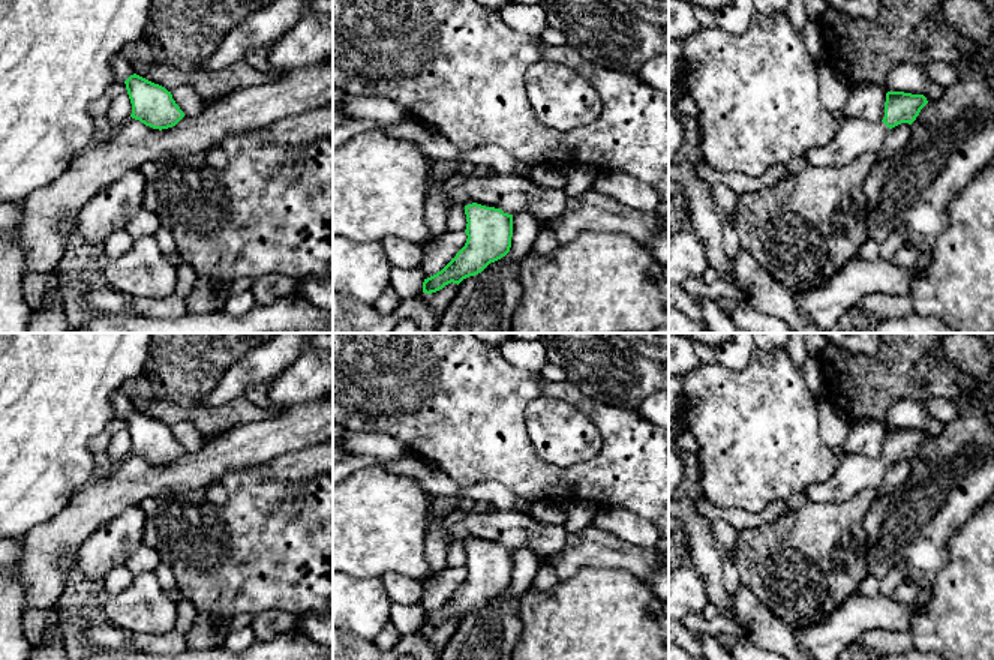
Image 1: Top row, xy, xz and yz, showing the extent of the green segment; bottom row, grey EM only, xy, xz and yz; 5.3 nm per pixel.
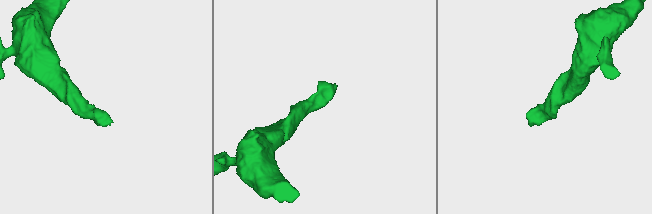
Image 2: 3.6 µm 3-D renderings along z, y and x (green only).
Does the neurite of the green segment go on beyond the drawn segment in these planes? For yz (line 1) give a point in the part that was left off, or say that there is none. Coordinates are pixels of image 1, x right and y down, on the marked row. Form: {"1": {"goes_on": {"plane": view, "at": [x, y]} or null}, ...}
{"1": {"goes_on": {"plane": "yz", "at": [855, 137]}}}

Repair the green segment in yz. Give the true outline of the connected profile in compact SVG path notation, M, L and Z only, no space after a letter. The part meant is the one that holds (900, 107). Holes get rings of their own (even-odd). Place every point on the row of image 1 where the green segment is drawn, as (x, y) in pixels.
M888 92L885 117L880 123L843 118L835 136L823 147L807 150L804 158L811 166L840 168L864 153L879 152L886 134L901 123L912 124L927 104L924 94Z

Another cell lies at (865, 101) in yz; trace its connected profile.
M859 82L850 86L849 99L843 108L844 118L880 123L885 117L886 93L883 84Z

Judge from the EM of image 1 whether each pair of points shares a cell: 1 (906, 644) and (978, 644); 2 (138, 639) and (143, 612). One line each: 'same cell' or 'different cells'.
1: different cells
2: different cells

